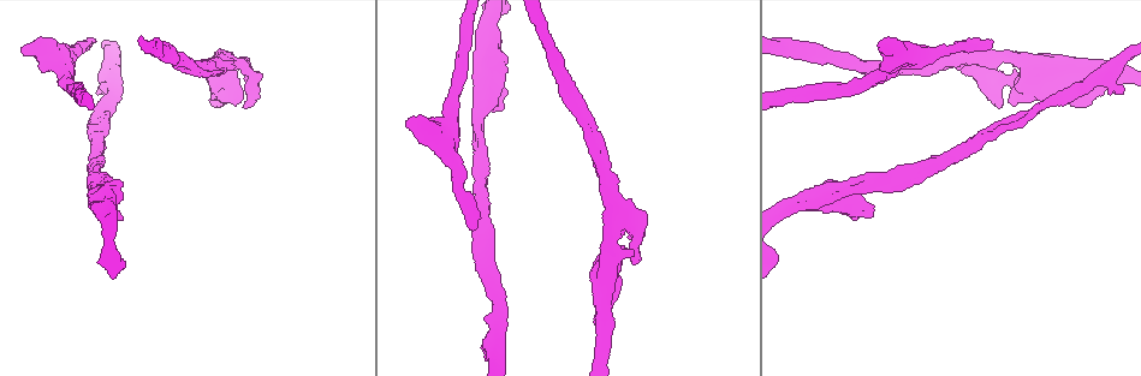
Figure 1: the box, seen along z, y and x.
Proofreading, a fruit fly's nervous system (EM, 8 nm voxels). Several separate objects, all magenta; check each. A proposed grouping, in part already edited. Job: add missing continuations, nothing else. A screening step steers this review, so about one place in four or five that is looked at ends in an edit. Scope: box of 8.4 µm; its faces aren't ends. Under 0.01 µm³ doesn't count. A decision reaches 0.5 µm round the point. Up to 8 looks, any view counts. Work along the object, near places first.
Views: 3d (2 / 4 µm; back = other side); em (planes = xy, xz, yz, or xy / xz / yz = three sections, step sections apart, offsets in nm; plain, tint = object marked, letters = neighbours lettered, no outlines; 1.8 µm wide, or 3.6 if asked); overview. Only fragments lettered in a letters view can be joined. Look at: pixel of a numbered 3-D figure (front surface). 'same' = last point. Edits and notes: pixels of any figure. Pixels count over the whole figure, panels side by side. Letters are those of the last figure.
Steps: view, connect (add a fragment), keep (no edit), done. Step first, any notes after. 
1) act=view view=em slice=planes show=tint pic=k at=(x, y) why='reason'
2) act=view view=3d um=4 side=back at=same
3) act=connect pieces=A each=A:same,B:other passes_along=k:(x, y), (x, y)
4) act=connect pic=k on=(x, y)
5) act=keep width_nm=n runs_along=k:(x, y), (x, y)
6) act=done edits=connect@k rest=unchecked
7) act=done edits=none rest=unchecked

act=view view=em um=3.6 slice=planes show=letters pic=1 at=(89, 40) why='branch stops here'

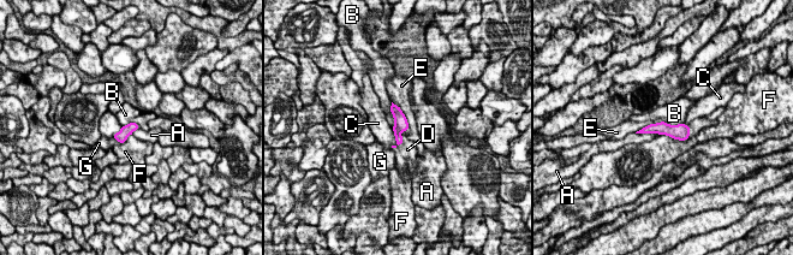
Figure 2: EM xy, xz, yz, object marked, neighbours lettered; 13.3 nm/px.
act=connect pieces=D width_nm=140 longest_contact=E:440nm each=A:other,B:other,C:other,D:same,E:other,F:other,G:other found='it goes on there'

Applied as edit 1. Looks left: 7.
act=view view=overview

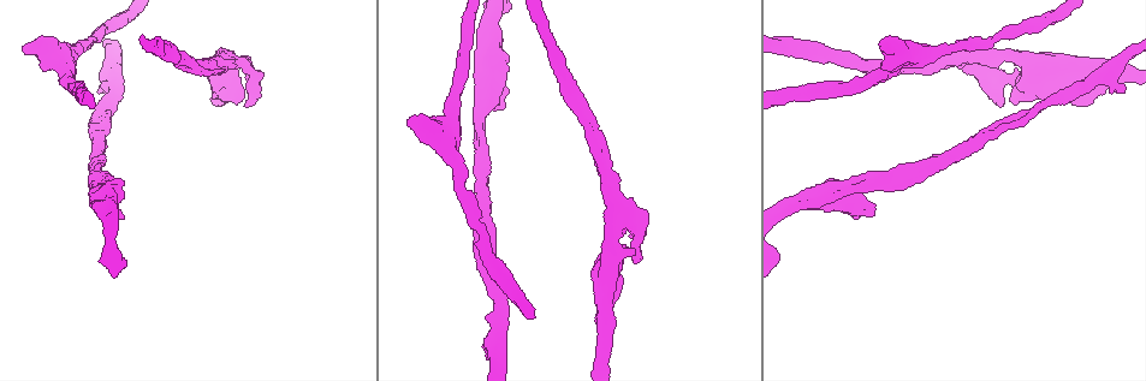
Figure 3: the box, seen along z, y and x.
act=view view=em um=3.6 slice=xz step=4 show=plain pic=3 at=(633, 250)

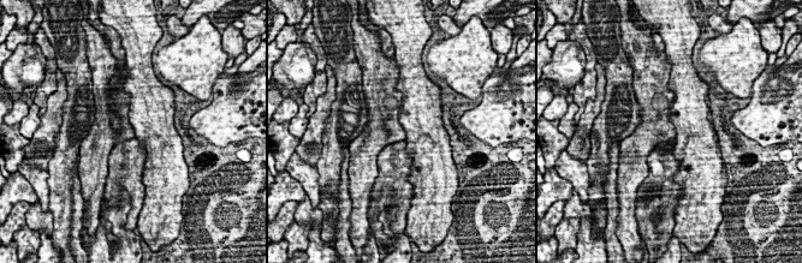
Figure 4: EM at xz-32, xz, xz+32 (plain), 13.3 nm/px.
act=view view=em um=3.6 slice=xz step=4 show=letters at=same why='see the neighbours'

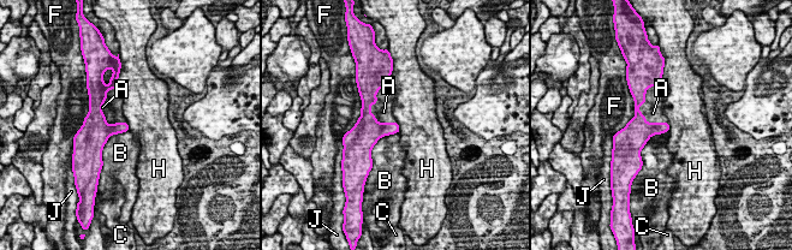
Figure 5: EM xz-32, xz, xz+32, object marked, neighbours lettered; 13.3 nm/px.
act=connect pieces=A each=A:same,B:other,C:other,F:other,H:other,J:other found='it goes on there'

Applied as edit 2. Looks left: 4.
act=view view=3d um=4 pic=3 at=(502, 107) why='free end'

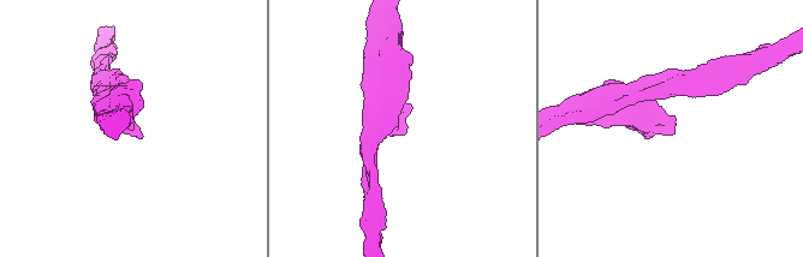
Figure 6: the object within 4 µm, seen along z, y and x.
act=view view=em slice=planes show=letters pic=6 at=(132, 131)

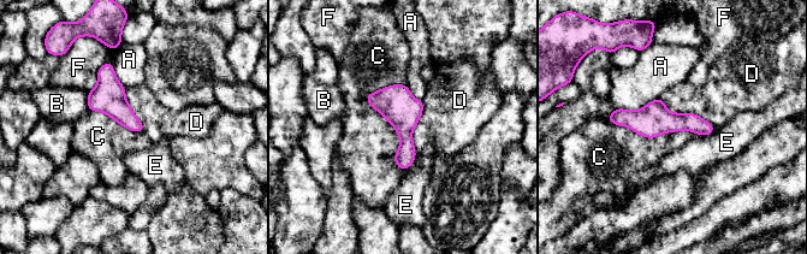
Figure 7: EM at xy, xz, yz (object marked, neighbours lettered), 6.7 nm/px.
act=keep width_nm=150 each=A:other,B:other,C:other,D:other,E:other,F:other border=7:(395, 83), (366, 100), (402, 170) found='none of them fits'

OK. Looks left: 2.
act=done edits=connect@2,connect@5 rest=unchecked

